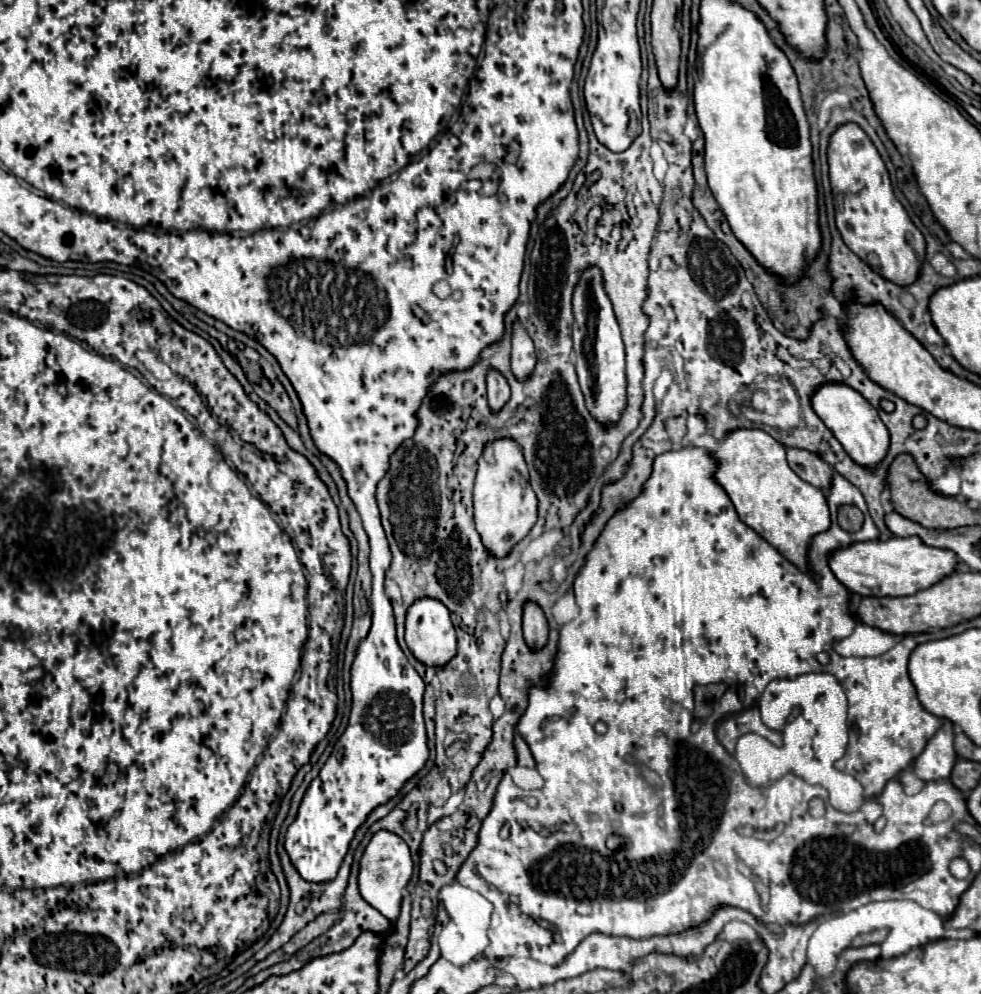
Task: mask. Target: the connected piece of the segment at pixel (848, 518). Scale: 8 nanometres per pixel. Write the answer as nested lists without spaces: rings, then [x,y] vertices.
[[[841,506],[839,508],[838,521],[844,530],[856,532],[863,524],[863,514],[856,506]]]

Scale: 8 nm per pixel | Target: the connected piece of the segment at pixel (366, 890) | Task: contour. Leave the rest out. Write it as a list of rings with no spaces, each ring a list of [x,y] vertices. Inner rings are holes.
[[[376,832],[366,846],[362,860],[360,860],[360,874],[358,874],[358,888],[362,898],[382,912],[392,924],[400,914],[400,900],[402,900],[402,890],[410,882],[412,876],[412,858],[406,842],[400,836],[394,836],[394,832]]]

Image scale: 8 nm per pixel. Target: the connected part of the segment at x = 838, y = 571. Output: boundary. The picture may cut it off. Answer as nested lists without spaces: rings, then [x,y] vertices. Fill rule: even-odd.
[[[918,536],[888,540],[870,540],[854,542],[846,548],[832,550],[828,556],[828,566],[852,594],[860,596],[910,596],[918,590],[924,590],[944,576],[952,574],[958,566],[958,556],[950,550],[926,546]]]

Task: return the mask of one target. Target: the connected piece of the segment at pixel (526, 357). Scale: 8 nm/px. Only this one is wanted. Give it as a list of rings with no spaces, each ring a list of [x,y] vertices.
[[[520,318],[514,320],[512,324],[512,372],[516,378],[526,378],[536,364],[536,354],[534,354],[534,344],[522,324]]]

